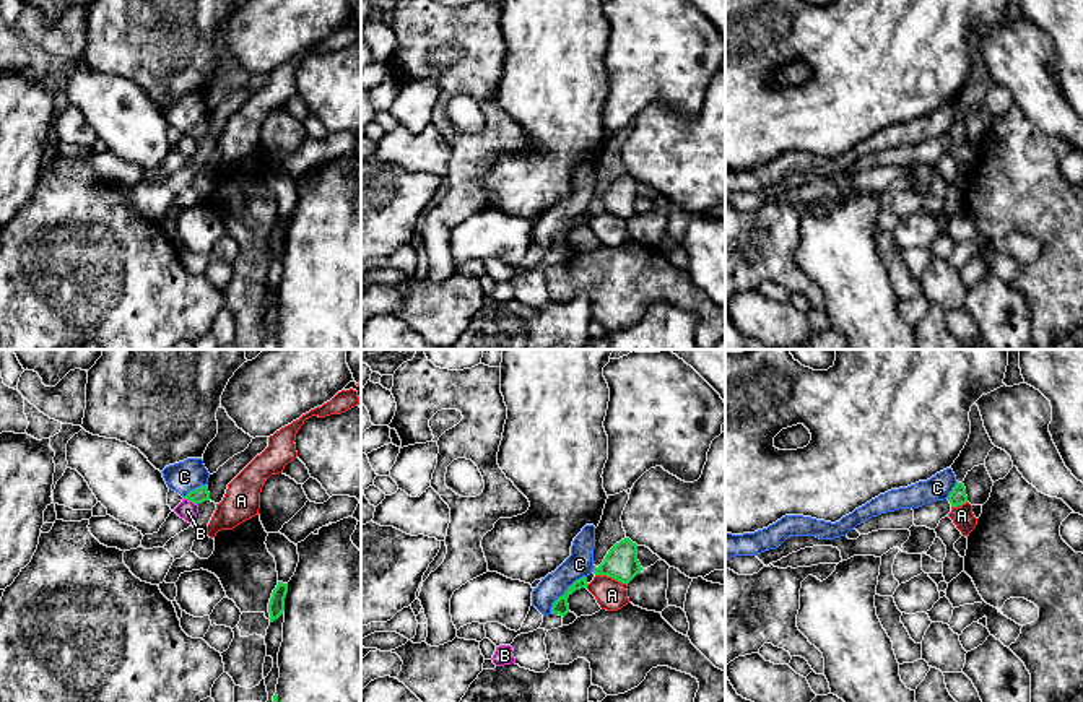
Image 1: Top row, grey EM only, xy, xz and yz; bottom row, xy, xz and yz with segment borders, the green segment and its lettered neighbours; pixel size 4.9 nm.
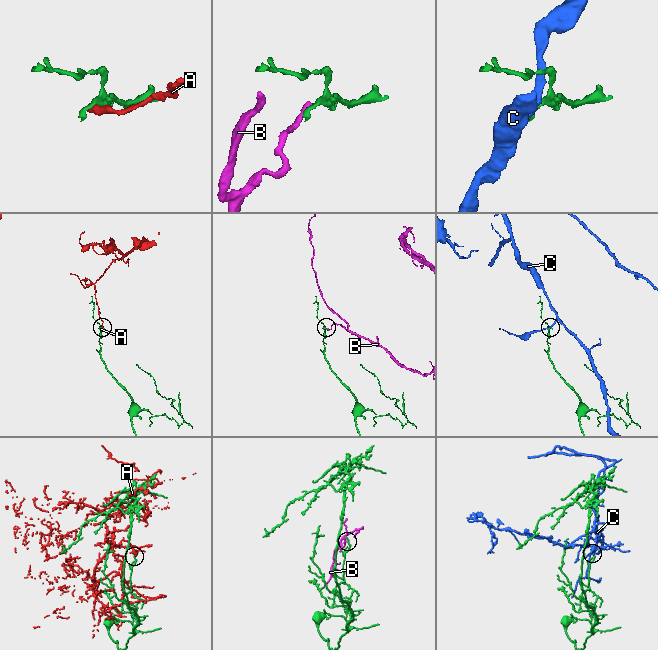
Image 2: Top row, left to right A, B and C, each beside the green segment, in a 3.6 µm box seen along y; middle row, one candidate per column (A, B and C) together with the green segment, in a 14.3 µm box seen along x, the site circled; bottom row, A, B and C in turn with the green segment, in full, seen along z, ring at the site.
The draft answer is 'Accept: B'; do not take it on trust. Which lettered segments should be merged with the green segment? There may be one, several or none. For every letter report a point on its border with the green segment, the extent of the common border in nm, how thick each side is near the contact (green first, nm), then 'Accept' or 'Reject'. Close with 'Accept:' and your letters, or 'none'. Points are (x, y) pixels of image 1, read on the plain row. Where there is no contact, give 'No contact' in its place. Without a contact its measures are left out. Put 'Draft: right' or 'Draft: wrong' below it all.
A: Touches green at xz (612, 213). Shared border 170 nm. Thickness 160 nm (green) against 160 nm. Reject
B: Touches green at xy (191, 135). Shared border 80 nm. Thickness 80 nm (green) against 90 nm. Reject
C: Touches green at xz (566, 228). Shared border 260 nm. Thickness 80 nm (green) against 130 nm. Reject
Accept: none
Draft: wrong

